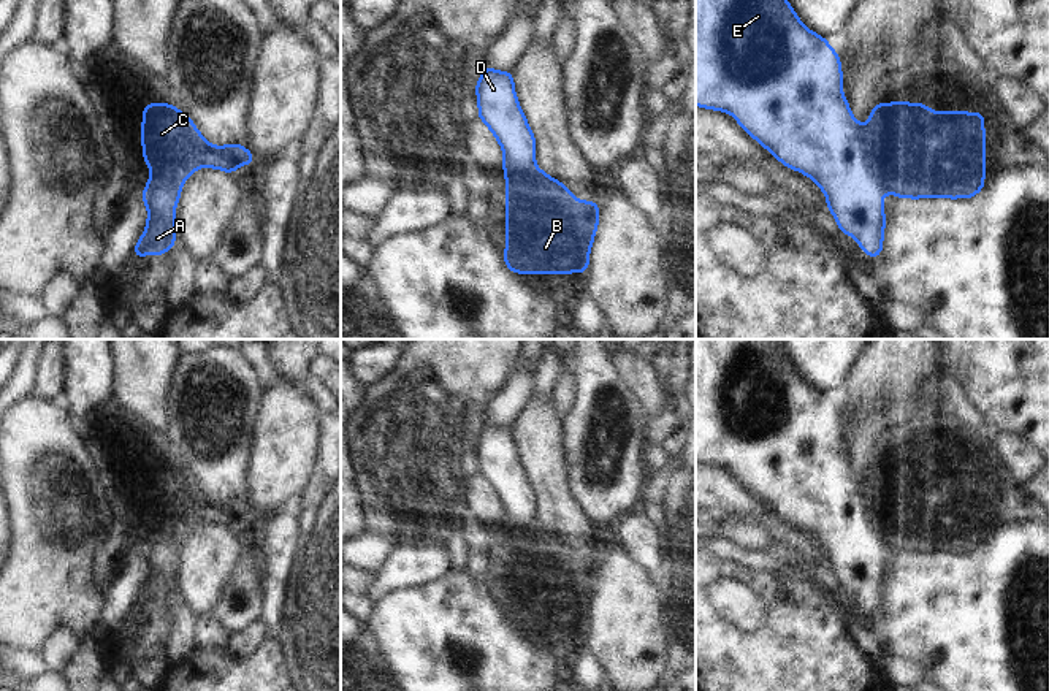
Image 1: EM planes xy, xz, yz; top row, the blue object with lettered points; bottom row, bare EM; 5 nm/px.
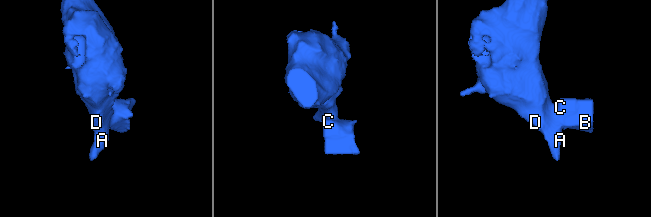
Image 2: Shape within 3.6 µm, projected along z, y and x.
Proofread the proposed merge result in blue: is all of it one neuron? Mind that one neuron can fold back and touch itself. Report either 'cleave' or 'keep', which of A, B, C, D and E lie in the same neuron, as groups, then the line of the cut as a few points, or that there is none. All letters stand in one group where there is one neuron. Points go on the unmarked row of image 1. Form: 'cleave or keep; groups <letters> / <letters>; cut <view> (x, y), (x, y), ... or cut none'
cleave; groups A D E / B C; cut yz (869, 492), (873, 525), (886, 545)

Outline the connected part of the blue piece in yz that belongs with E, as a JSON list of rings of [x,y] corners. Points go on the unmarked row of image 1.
[[[696,339],[696,460],[730,468],[786,523],[818,539],[840,586],[854,591],[868,612],[883,605],[884,542],[875,526],[868,480],[859,479],[843,453],[840,412],[826,393],[803,382],[781,339]]]

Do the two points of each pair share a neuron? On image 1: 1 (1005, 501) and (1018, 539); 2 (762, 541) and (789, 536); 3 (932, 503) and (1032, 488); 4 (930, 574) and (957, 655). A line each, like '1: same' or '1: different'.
1: same
2: different
3: different
4: same

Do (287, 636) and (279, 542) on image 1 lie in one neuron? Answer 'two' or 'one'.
one

